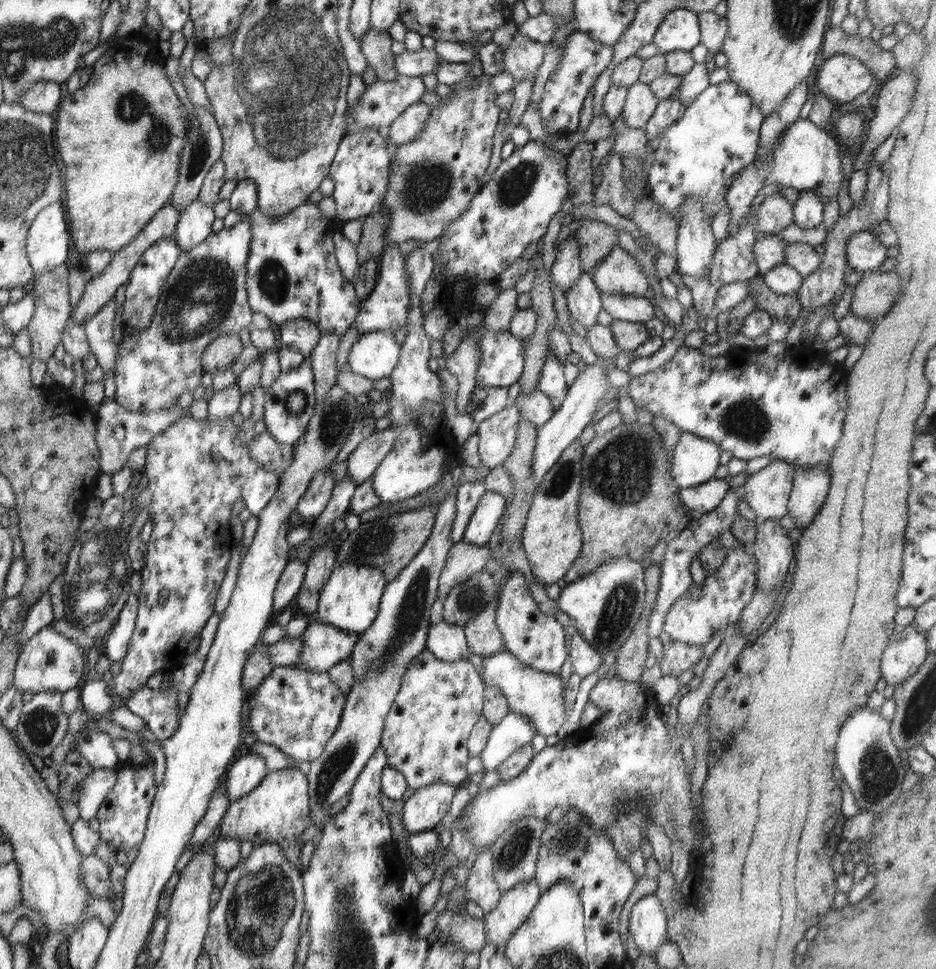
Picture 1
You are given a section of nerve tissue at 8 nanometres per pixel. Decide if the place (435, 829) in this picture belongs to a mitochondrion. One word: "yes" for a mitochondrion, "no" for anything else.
no

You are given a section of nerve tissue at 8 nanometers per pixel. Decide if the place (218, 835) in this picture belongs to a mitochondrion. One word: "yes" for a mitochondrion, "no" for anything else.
no

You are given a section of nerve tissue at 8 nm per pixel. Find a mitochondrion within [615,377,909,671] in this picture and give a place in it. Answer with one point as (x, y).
(747, 419)

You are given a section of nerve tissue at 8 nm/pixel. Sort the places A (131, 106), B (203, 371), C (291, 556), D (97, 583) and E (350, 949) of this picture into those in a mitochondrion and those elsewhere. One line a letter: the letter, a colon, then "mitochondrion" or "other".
A: mitochondrion
B: other
C: other
D: mitochondrion
E: mitochondrion

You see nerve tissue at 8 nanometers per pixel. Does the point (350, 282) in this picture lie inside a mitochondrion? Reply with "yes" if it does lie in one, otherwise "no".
no

